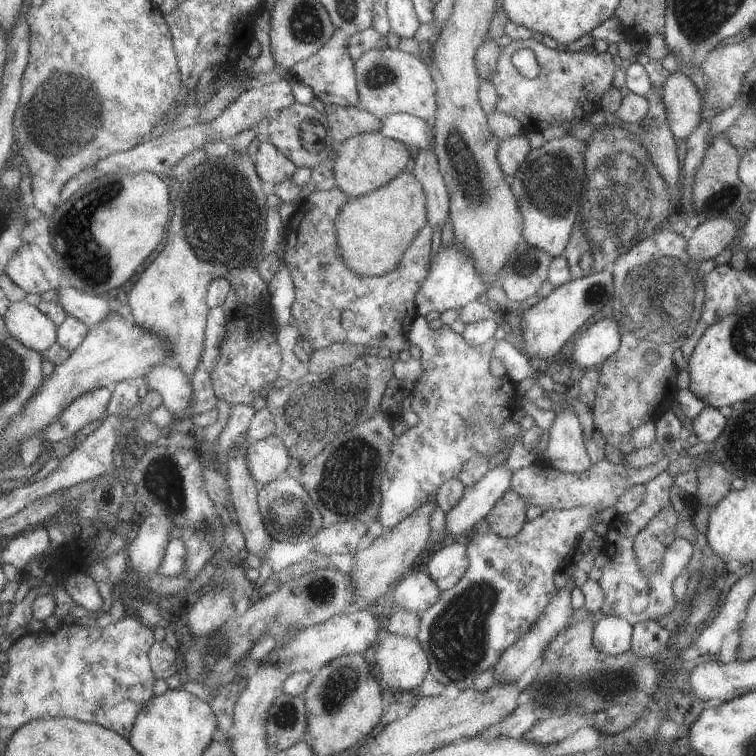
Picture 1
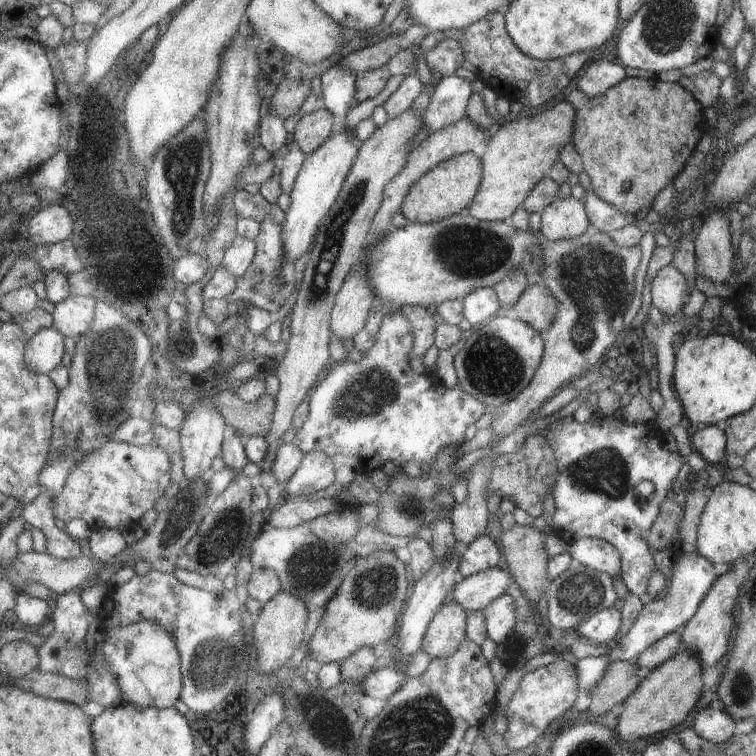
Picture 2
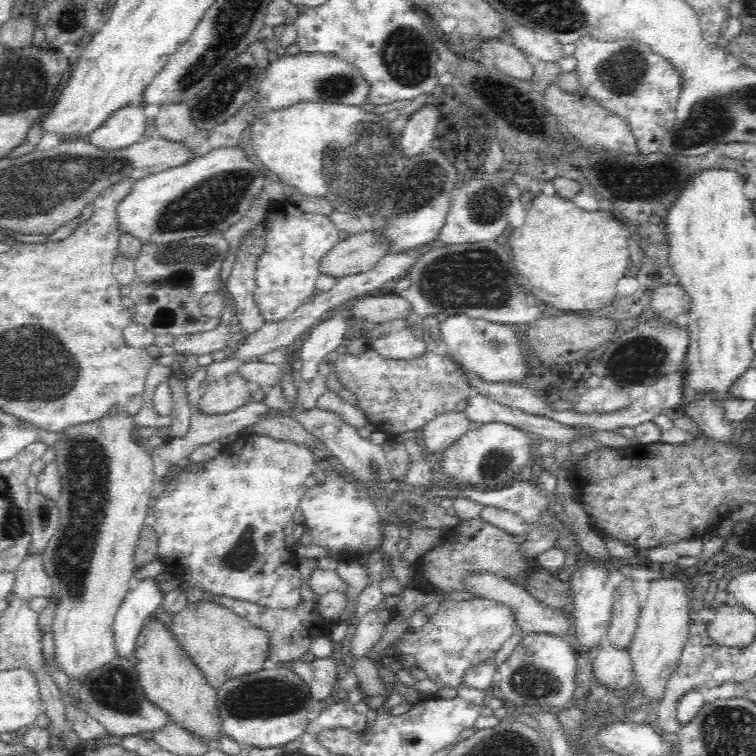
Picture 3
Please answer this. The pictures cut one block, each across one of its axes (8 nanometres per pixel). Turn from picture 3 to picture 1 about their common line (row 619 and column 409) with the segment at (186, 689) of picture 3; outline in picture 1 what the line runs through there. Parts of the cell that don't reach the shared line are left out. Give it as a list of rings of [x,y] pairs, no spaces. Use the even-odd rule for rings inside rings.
[[[381,132],[379,134],[357,134],[357,136],[345,140],[343,144],[331,144],[329,154],[335,158],[333,172],[335,172],[337,186],[349,198],[359,198],[359,196],[379,190],[381,186],[387,186],[389,182],[399,178],[401,172],[411,162],[409,146],[399,140],[391,140]]]

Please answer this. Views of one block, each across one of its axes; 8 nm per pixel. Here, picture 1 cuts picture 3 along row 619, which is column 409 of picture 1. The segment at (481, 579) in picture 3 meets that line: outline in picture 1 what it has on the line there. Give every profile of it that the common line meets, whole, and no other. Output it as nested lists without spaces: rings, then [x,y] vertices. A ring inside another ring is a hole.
[[[433,494],[425,506],[415,510],[415,514],[405,518],[397,528],[381,534],[377,540],[373,540],[373,544],[367,550],[363,550],[359,554],[357,568],[353,570],[355,578],[357,578],[357,586],[359,586],[359,598],[355,600],[353,606],[347,608],[345,614],[353,614],[357,610],[359,612],[381,610],[387,604],[387,592],[389,592],[391,584],[403,580],[409,572],[413,572],[413,566],[419,564],[419,556],[423,554],[423,550],[431,542],[431,534],[433,534],[431,518],[437,508],[439,508],[437,494]]]

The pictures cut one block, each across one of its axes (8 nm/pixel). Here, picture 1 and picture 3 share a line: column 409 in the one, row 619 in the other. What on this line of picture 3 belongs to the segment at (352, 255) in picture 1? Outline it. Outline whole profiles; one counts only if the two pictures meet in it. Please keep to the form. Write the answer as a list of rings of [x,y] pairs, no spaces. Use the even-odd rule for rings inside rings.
[[[214,600],[188,602],[186,608],[174,614],[170,626],[180,646],[186,650],[186,654],[190,654],[194,664],[216,690],[234,678],[242,678],[270,666],[266,658],[270,634],[260,626],[254,626],[246,616],[236,614],[226,604]]]

